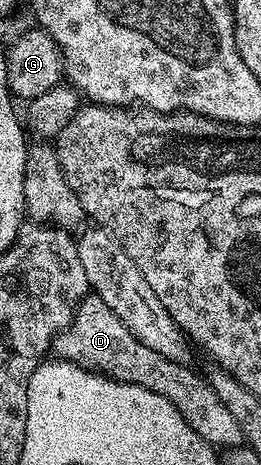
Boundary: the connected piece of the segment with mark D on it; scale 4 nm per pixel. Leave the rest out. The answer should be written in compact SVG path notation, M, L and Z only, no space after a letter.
M88 295L79 302L75 318L55 337L53 353L58 360L71 361L74 365L83 365L87 369L96 370L115 381L124 381L145 387L157 395L167 397L181 411L185 423L201 435L209 444L216 447L230 447L244 444L241 427L237 427L237 419L233 419L229 407L219 401L217 391L213 391L210 382L202 372L194 373L191 365L182 365L170 361L165 355L159 355L150 347L145 347L131 334L130 330L101 303L101 299Z

